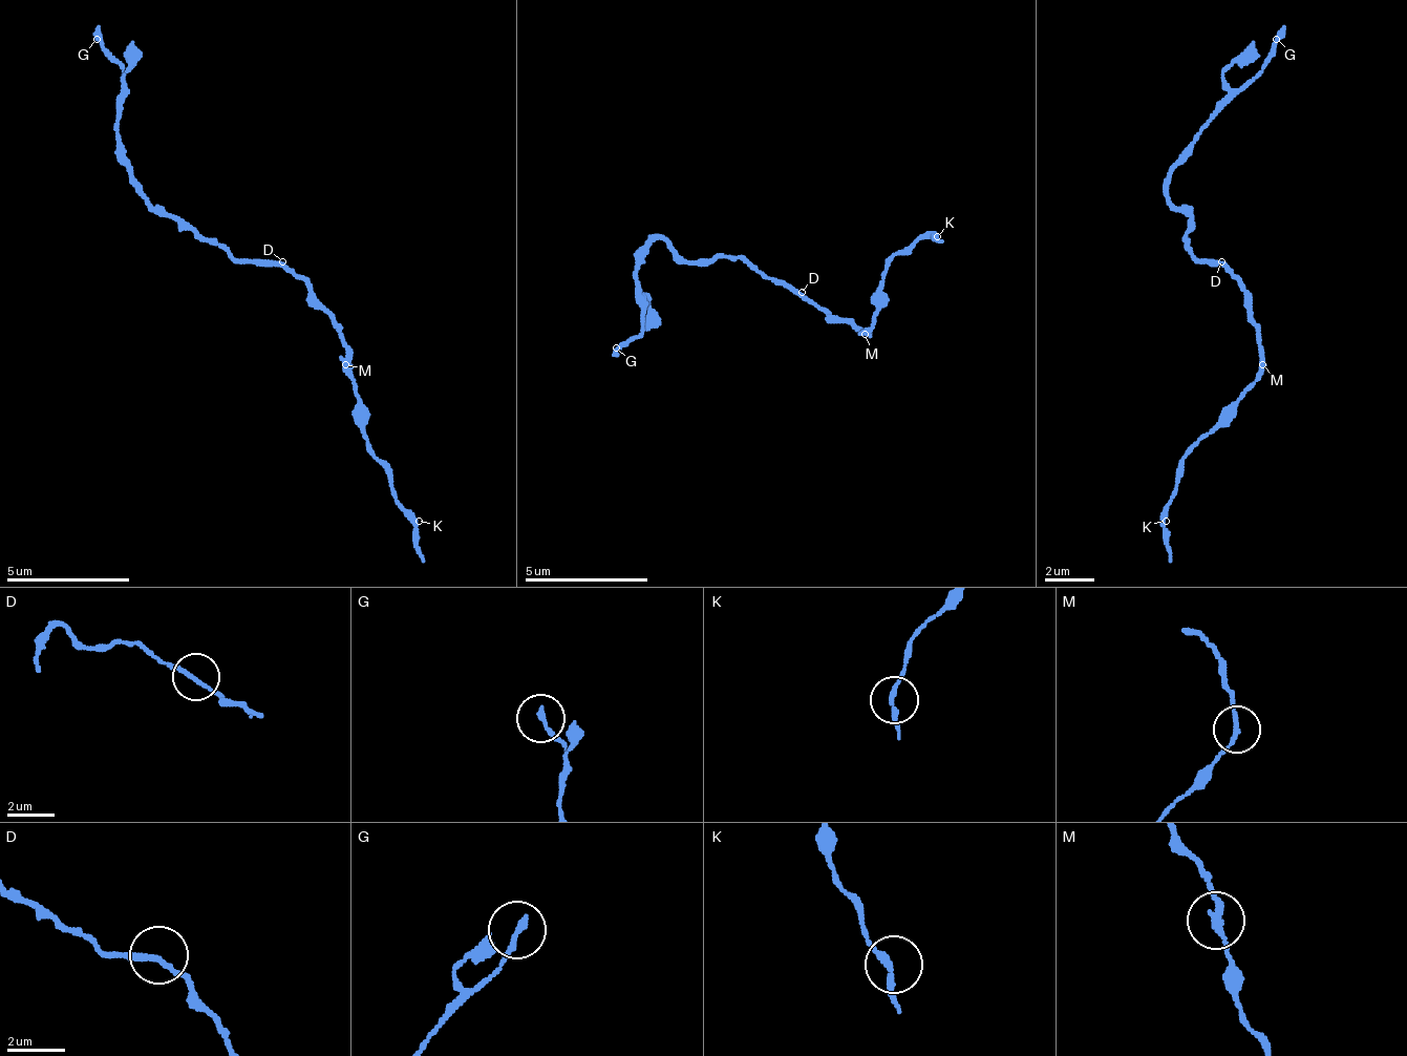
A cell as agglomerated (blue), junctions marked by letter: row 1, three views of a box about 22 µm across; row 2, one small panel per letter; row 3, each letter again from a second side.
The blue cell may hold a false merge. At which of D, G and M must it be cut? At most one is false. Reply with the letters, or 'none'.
M

